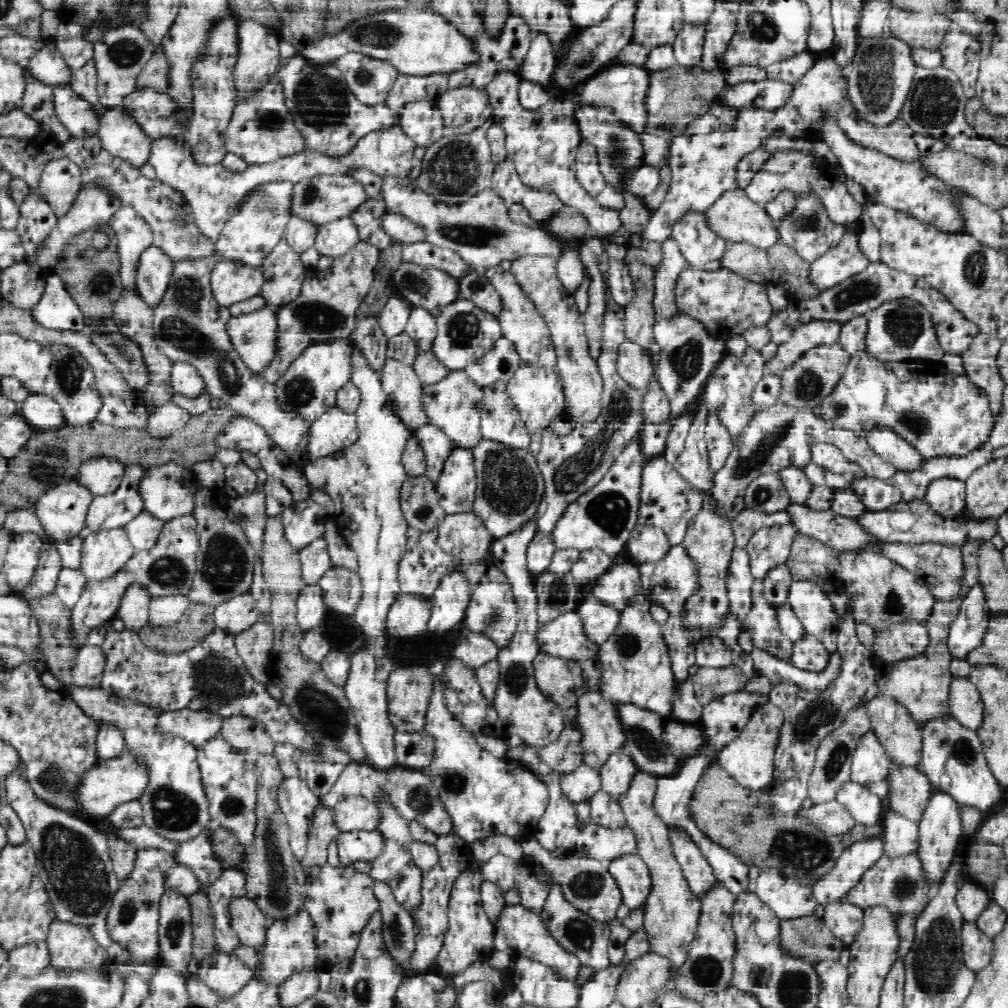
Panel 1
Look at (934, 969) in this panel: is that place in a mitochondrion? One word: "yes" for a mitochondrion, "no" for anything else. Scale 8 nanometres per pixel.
yes

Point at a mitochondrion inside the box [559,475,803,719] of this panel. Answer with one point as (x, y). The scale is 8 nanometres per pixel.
(612, 511)

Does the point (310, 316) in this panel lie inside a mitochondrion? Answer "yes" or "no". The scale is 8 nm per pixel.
yes

